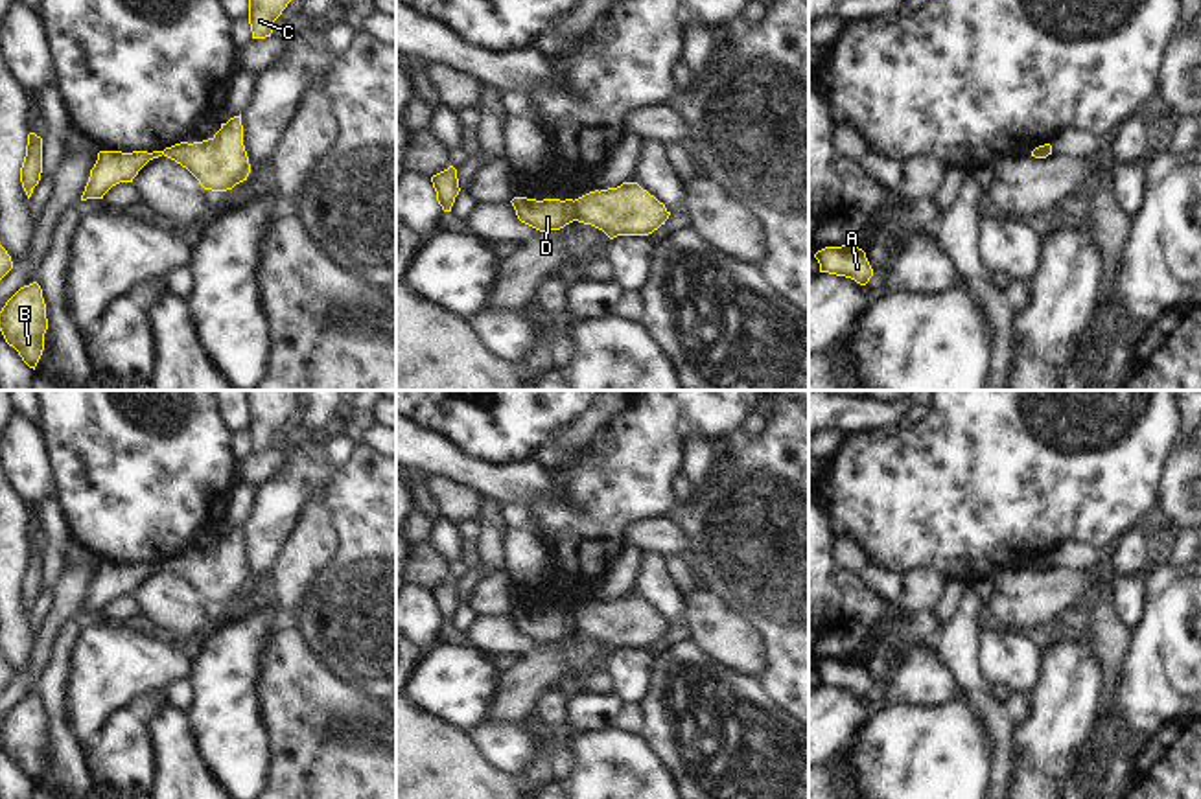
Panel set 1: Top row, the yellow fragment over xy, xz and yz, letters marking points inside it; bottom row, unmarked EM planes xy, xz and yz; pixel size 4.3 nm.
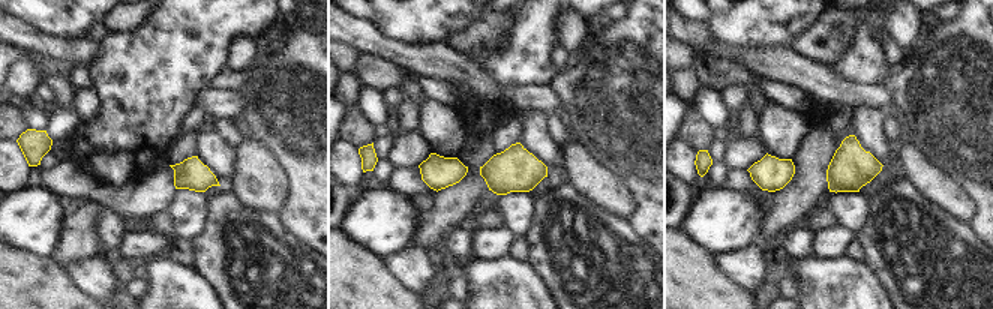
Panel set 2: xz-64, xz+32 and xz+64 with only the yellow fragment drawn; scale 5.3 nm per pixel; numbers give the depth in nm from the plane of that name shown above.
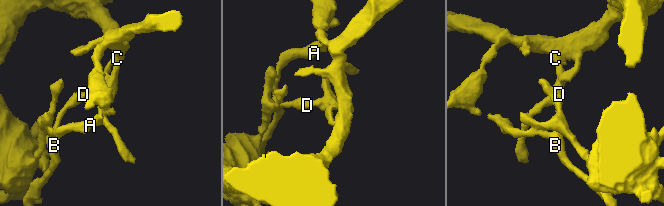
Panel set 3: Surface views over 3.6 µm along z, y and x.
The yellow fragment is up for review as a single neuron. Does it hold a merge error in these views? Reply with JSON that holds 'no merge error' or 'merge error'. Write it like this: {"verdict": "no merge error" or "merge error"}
{"verdict": "merge error"}

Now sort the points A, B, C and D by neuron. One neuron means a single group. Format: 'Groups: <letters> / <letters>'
Groups: A B D / C.

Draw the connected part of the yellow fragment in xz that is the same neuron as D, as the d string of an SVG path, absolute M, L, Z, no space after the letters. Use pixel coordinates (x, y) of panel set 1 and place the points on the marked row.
M514 197L512 206L516 215L521 223L540 230L560 230L566 225L577 221L577 204L573 199L527 199L527 197Z

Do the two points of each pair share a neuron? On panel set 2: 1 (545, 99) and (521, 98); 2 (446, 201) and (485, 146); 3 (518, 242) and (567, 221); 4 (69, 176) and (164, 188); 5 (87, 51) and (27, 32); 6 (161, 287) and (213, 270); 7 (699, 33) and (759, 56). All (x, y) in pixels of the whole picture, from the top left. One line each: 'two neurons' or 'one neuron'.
1: one neuron
2: one neuron
3: two neurons
4: one neuron
5: one neuron
6: two neurons
7: one neuron

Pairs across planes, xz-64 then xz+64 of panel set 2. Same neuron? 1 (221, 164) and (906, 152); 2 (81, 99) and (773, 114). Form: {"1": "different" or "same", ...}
{"1": "different", "2": "same"}

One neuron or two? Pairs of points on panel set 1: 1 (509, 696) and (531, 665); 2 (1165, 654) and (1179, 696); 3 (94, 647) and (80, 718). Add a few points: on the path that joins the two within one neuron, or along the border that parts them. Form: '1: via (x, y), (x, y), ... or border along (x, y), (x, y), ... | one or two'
1: via (516, 689), (531, 672) | one
2: via (1168, 665), (1168, 685) | one
3: via (94, 665), (94, 687), (87, 700) | one

